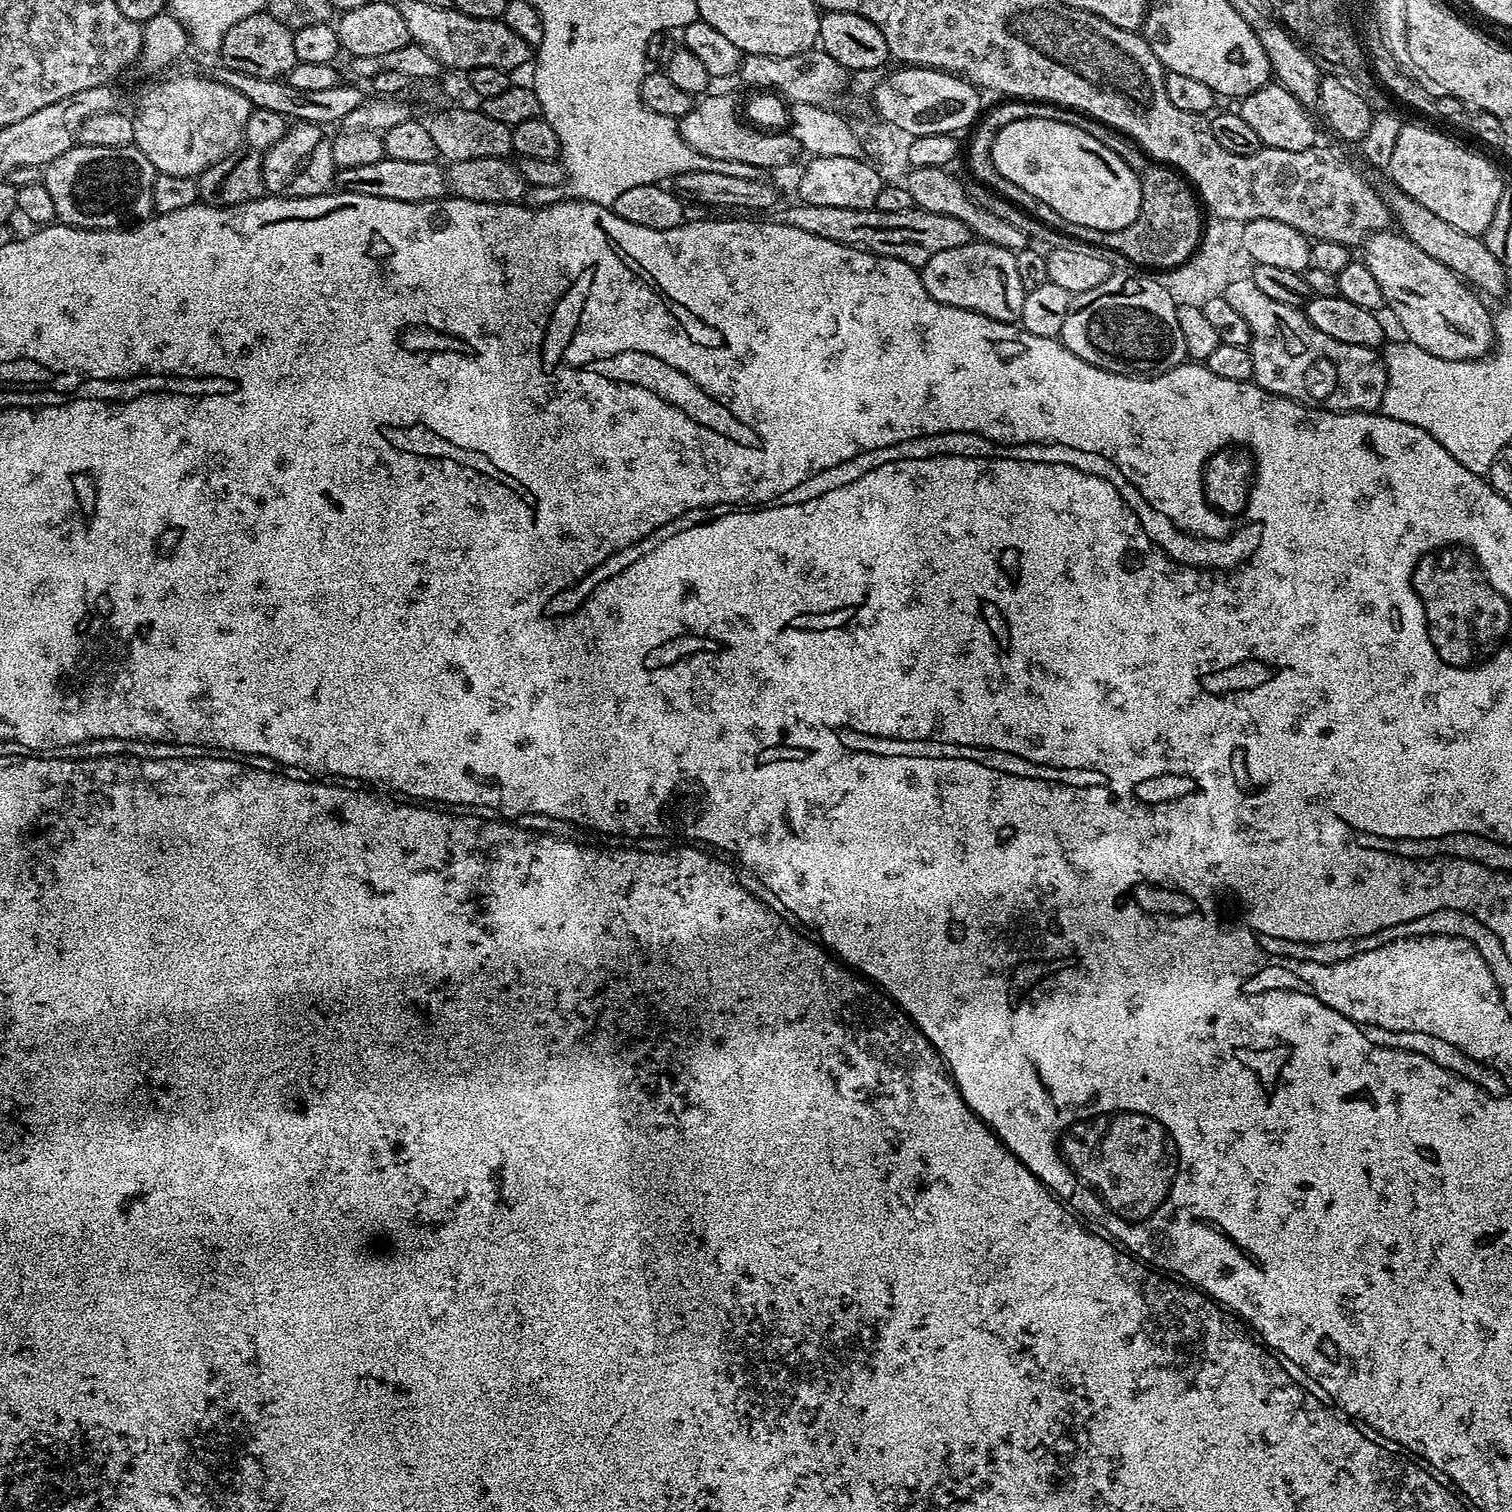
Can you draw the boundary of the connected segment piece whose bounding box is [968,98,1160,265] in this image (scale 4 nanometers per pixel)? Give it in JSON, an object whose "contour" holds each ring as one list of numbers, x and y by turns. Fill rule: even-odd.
{"contour":[[1010,98,999,101,1000,104,990,109,977,121,977,124,971,131,970,146,968,148,968,166,973,176,982,184,996,190,1002,197,1008,201,1020,206,1030,215,1034,216,1038,221,1046,224,1050,228,1066,232,1071,239,1079,243,1094,244,1104,248,1112,249,1118,254,1122,254,1136,265,1139,260,1148,260,1149,264,1152,260,1156,260,1156,256,1160,256,1160,252,1152,252,1152,236,1120,236,1120,230,1102,231,1090,230,1088,226,1079,226,1078,223,1068,223,1060,214,1054,214,1054,210,1050,206,1046,206,1040,199,1034,198,1032,194,1027,194,1026,190,1022,190,1020,186,1015,186,1014,182,1010,182,998,174,998,168,994,166,992,158,992,148,994,138,997,136,998,130,1002,130,1003,126,1008,126,1011,122,1025,120,1026,118,1050,118,1051,121,1067,122,1072,120,1073,126,1076,124,1084,124,1084,131,1091,137,1097,138,1098,142,1104,146,1107,144,1120,144,1120,131,1117,129,1108,132,1107,126,1100,128,1099,120,1093,119,1091,116,1085,116,1084,113,1076,109,1063,108,1060,112,1056,112,1056,104,1049,104,1048,101,1027,101]]}

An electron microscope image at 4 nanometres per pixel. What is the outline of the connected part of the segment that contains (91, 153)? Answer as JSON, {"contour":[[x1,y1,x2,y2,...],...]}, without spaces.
{"contour":[[77,143,42,169,42,183,50,190,56,220,72,228,116,230,153,215,152,195,158,173,135,143,86,146]]}

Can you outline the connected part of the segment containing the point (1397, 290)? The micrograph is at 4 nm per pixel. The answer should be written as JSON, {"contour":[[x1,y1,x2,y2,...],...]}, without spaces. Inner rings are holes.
{"contour":[[1396,230,1375,232,1364,241,1362,251,1364,265,1382,286,1387,311,1392,311,1408,335,1407,343,1447,360,1479,360,1492,351,1496,339,1493,313,1488,313,1485,301,1442,262,1422,254,1414,242]]}

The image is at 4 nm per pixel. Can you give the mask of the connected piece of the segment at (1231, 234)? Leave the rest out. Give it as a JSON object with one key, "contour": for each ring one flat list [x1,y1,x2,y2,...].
{"contour":[[1209,219,1203,225,1200,242,1196,251,1163,277,1164,289,1170,294,1170,298,1179,306,1200,306,1210,302,1210,298,1223,296,1226,286,1230,282,1249,279,1252,271,1253,260,1246,250,1245,240,1242,239,1242,224,1239,220]]}

